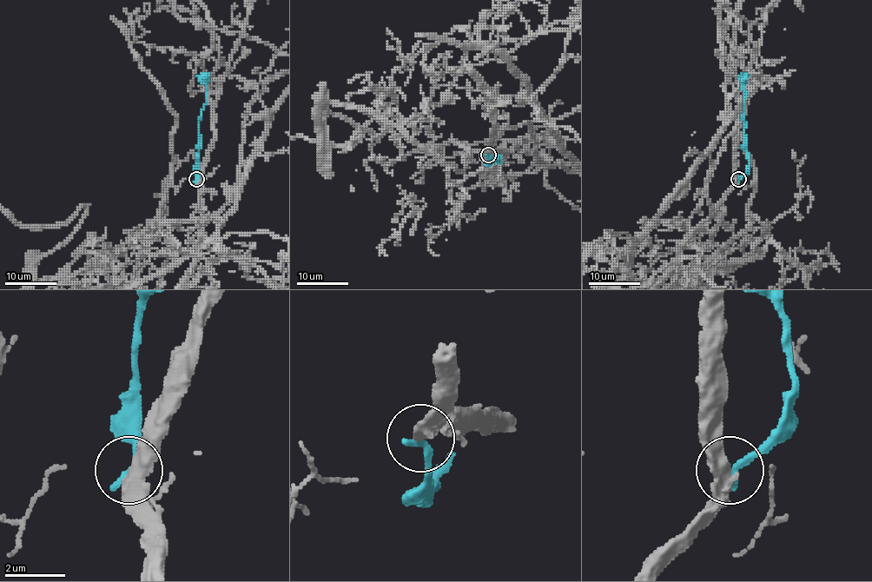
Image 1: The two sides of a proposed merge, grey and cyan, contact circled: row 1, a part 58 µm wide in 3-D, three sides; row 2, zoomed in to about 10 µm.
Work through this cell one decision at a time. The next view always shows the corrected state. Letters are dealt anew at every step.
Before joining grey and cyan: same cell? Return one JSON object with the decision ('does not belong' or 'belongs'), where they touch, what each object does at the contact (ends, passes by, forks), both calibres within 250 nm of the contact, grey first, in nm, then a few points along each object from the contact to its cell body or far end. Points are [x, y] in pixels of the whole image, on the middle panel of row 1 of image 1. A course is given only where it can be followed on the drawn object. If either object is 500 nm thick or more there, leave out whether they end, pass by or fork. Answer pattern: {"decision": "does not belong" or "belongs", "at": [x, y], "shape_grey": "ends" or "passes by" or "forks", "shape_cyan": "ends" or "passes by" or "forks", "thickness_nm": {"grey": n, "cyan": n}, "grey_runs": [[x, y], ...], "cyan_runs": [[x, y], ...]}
{"decision": "does not belong", "at": [488, 155], "shape_grey": "passes by", "shape_cyan": "ends", "thickness_nm": {"grey": 400, "cyan": 280}, "cyan_runs": [[488, 154], [490, 166], [490, 161], [498, 161], [492, 159], [487, 164]]}

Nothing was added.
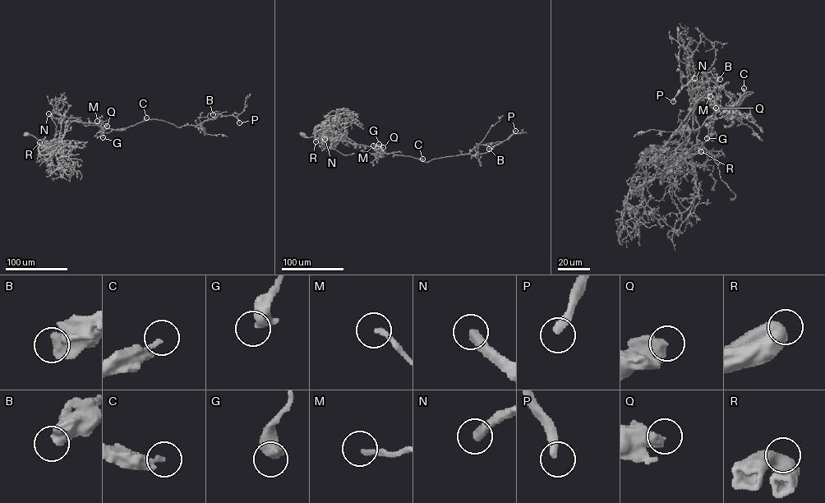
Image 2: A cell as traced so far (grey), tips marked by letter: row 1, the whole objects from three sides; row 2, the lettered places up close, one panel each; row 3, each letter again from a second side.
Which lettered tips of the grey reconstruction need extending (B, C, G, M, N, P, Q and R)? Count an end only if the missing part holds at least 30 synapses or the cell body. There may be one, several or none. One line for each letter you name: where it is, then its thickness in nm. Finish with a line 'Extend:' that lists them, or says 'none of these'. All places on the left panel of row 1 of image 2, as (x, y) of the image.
N: (48, 113) | 420 nm
P: (239, 122) | 320 nm
Extend: N, P

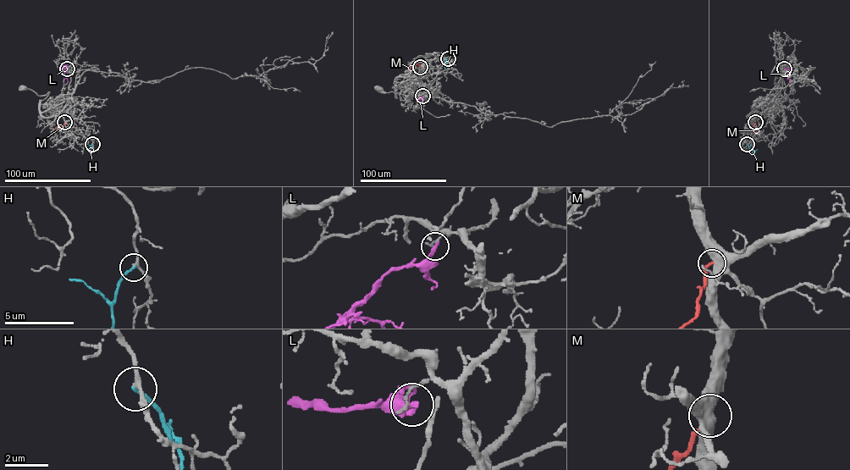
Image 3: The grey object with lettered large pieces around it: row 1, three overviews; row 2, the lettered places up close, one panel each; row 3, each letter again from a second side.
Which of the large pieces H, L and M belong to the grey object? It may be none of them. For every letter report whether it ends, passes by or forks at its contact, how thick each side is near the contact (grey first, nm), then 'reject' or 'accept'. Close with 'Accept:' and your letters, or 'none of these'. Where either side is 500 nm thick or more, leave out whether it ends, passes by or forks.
H: it ends | 200/170 nm | reject
L: it ends | 160/280 nm | reject
M: 600/240 nm | reject
Accept: none of these

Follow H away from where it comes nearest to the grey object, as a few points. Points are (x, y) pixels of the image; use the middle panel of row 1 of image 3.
H: (448, 58), (445, 69)

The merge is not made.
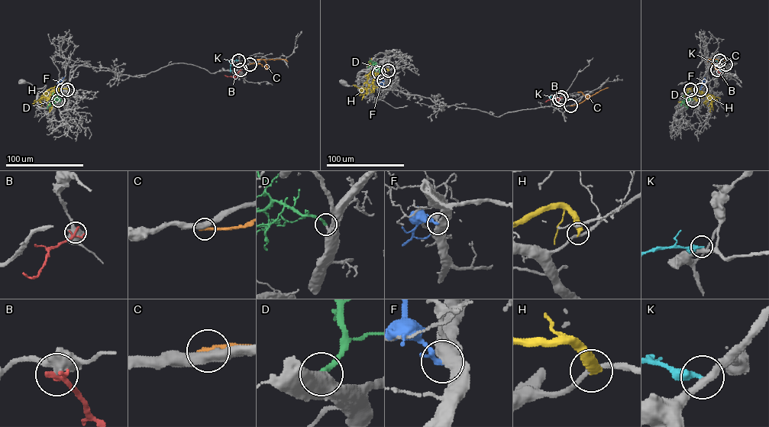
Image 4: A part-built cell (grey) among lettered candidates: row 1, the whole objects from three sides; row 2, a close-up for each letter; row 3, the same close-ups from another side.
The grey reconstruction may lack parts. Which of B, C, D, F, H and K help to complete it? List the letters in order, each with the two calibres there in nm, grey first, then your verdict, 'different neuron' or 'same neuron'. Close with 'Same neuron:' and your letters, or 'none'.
B: 480/280 nm | different neuron
C: 460/320 nm | different neuron
D: 440/240 nm | same neuron
F: 400/170 nm | different neuron
H: 240/400 nm | different neuron
K: 360/320 nm | different neuron
Same neuron: D

